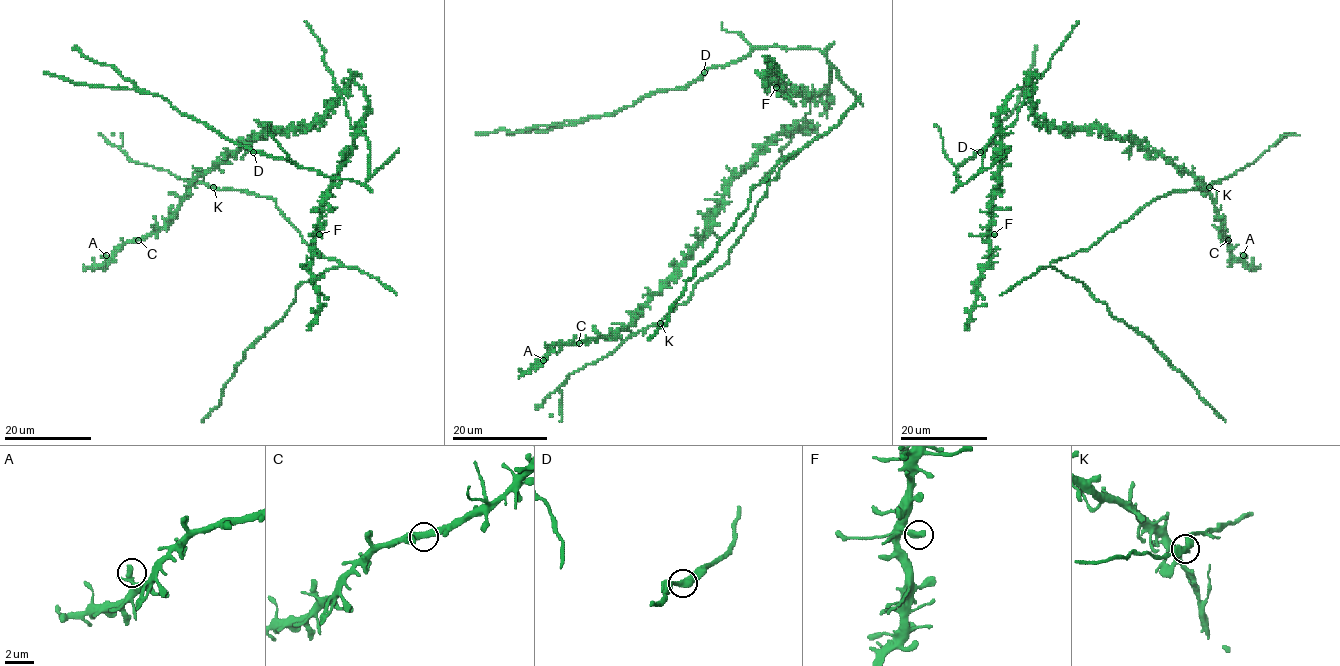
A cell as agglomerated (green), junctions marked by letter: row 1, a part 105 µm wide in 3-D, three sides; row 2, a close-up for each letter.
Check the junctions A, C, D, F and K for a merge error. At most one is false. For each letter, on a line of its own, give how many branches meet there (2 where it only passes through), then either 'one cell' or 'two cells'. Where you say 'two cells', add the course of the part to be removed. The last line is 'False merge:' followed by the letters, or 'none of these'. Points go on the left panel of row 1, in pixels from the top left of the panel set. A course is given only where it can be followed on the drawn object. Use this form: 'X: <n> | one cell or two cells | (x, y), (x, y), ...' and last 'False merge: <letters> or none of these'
A: 2 | one cell
C: 2 | one cell
D: 2 | one cell
F: 2 | one cell
K: 2 | one cell
False merge: none of these

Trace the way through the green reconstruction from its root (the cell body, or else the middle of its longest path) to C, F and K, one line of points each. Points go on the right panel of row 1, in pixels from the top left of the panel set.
C: (1133, 142), (1164, 155), (1187, 171), (1206, 189), (1228, 240)
F: (1133, 142), (1098, 129), (1048, 128), (1026, 93), (1016, 120), (1001, 130), (994, 234)
K: (1133, 142), (1164, 155), (1191, 172), (1208, 188), (1216, 182), (1209, 187)

